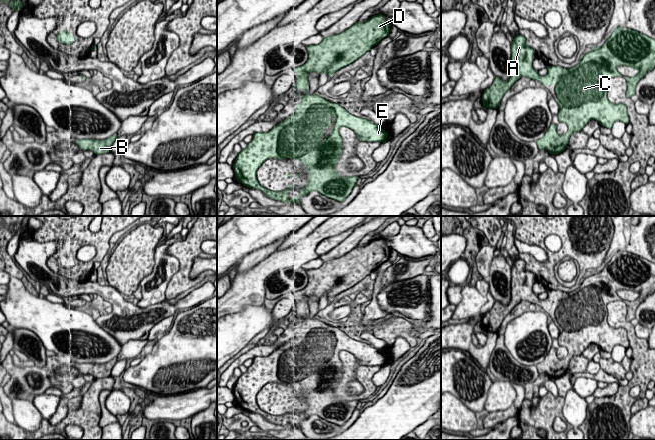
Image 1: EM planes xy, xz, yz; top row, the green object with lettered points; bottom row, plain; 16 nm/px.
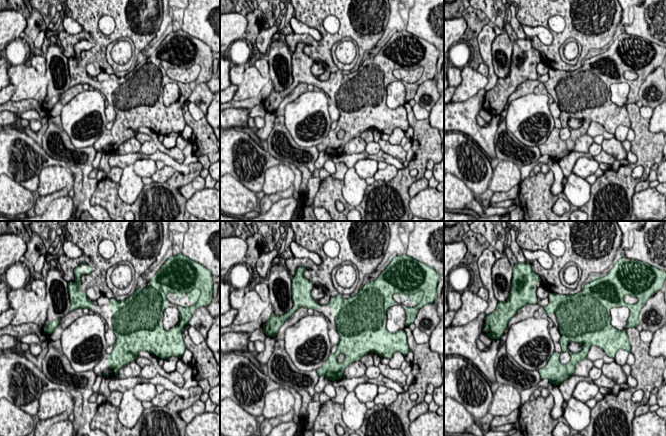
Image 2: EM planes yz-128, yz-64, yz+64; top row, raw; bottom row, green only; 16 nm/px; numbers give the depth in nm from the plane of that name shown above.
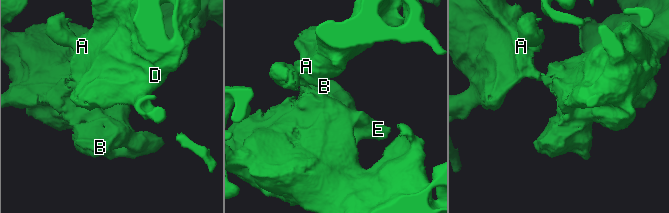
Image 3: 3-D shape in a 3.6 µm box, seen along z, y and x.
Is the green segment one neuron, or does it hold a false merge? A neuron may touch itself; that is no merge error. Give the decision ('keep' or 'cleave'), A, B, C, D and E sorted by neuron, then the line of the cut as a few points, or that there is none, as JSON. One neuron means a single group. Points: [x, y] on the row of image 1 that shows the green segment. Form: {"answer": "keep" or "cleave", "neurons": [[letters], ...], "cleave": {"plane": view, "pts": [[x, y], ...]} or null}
{"answer": "keep", "neurons": [["A", "B", "C", "D", "E"]], "cleave": null}

